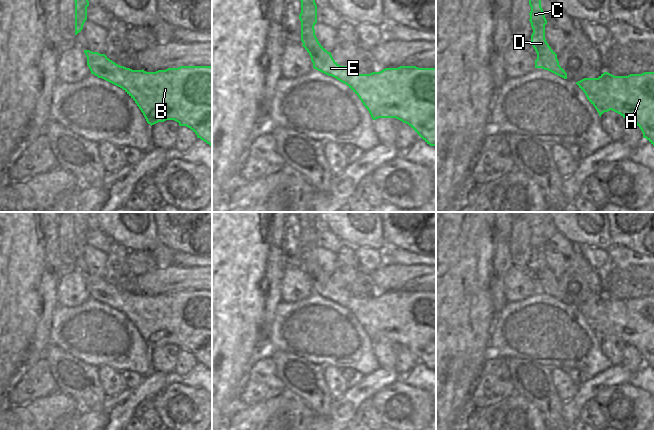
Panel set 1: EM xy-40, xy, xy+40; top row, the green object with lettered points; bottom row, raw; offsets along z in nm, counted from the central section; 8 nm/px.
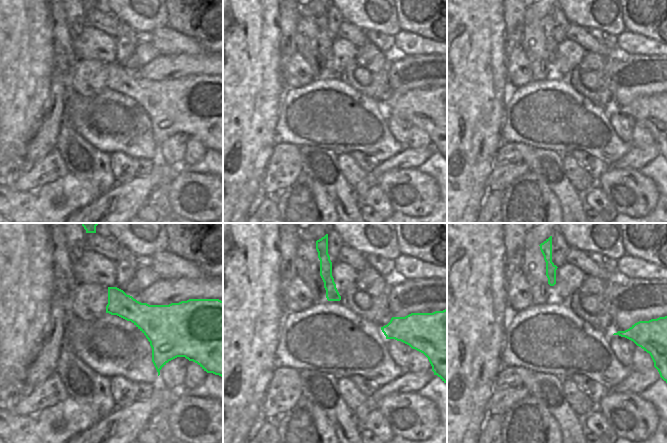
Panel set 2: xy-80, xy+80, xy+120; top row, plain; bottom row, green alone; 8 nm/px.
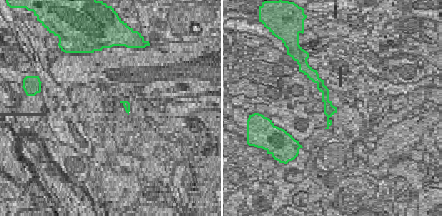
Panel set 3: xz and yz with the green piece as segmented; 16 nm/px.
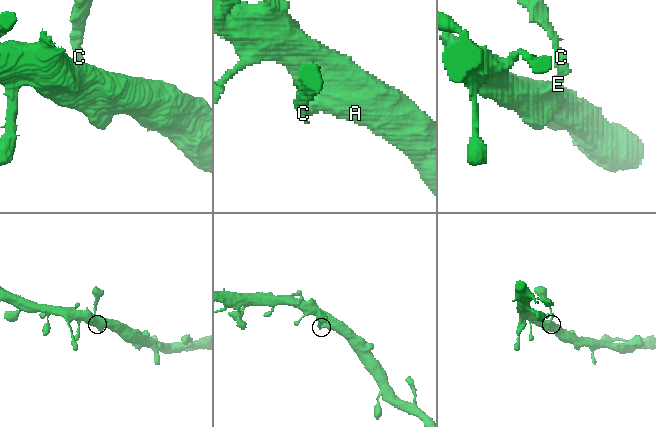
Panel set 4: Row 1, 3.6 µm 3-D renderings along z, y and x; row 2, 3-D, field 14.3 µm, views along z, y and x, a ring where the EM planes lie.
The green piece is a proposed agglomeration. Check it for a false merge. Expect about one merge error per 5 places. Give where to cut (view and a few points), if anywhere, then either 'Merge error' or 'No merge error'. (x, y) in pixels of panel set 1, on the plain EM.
No split. No merge error

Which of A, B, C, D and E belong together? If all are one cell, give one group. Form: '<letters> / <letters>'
A B C D E

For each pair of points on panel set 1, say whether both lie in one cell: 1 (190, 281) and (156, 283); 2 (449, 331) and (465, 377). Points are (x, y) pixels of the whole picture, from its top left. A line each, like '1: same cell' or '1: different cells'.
1: same cell
2: same cell

